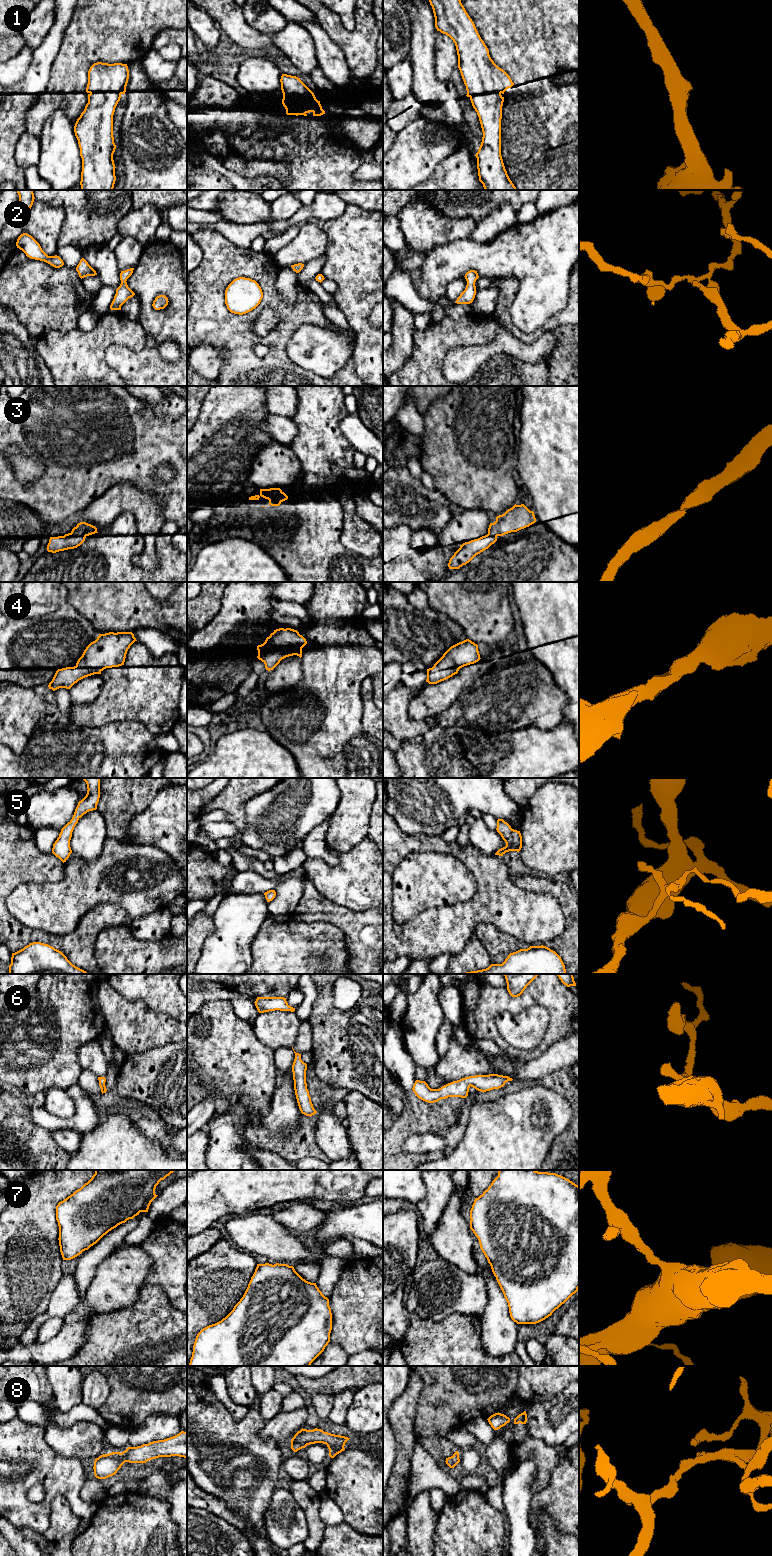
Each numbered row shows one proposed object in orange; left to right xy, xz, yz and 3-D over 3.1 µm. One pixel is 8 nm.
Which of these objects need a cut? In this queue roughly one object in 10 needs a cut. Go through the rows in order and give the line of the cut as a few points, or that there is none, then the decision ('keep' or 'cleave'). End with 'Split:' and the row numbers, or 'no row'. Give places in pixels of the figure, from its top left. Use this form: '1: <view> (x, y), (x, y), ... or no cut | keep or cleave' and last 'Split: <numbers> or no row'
1: no cut | keep
2: no cut | keep
3: no cut | keep
4: no cut | keep
5: no cut | keep
6: no cut | keep
7: no cut | keep
8: no cut | keep
Split: no row

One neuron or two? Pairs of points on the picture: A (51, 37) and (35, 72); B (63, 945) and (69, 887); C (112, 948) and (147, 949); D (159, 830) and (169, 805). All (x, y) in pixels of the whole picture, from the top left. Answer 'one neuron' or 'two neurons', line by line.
A: one neuron
B: two neurons
C: one neuron
D: one neuron

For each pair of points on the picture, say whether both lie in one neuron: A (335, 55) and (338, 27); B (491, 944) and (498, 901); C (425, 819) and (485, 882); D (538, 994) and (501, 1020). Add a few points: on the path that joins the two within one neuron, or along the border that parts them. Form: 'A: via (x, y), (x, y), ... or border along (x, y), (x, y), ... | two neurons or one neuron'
A: border along (321, 26), (341, 49), (348, 64) | two neurons
B: border along (473, 931), (480, 923), (492, 923), (514, 937) | two neurons
C: border along (418, 833), (441, 836) | two neurons
D: border along (536, 1006), (500, 1010), (495, 1016), (496, 1028) | two neurons

